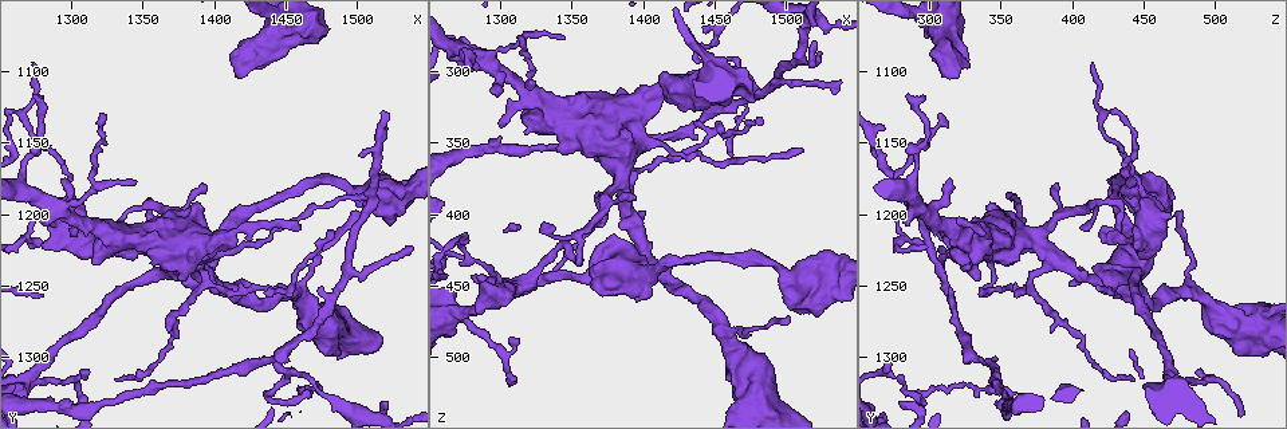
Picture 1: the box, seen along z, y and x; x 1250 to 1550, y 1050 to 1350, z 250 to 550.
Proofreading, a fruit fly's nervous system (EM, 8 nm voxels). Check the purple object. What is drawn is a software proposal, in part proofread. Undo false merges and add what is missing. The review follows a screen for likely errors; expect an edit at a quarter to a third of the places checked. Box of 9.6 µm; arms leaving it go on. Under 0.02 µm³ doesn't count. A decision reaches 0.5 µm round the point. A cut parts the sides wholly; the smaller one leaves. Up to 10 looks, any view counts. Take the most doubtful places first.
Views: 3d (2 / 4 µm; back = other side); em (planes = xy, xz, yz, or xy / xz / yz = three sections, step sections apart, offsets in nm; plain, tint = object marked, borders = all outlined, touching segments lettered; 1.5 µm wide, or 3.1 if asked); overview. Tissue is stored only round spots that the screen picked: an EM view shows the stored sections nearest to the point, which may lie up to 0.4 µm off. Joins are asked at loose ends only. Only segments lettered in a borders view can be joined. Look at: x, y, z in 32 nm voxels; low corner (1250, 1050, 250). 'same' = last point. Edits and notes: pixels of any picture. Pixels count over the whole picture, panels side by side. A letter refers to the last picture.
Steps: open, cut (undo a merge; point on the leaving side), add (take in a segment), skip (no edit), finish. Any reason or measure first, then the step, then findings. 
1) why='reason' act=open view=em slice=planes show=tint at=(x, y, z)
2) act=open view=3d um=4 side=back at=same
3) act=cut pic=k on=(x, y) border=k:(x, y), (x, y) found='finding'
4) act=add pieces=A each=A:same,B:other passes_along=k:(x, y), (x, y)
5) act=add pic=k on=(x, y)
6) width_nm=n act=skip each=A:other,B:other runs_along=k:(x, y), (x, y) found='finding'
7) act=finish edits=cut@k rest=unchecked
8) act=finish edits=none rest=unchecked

act=open view=em slice=planes show=borders at=(1272, 1312, 472)

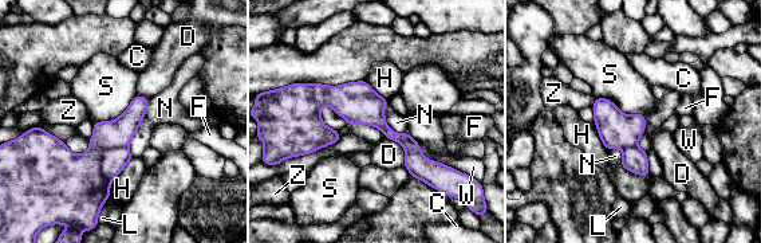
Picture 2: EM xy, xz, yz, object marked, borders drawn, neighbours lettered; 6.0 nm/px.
act=cut pic=2 on=(73, 187) each=C:other,D:other,F:other,H:other,L:other,N:other,S:other,W:other,Z:other found='a second neuron is stuck on'

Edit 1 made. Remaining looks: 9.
act=open view=overview

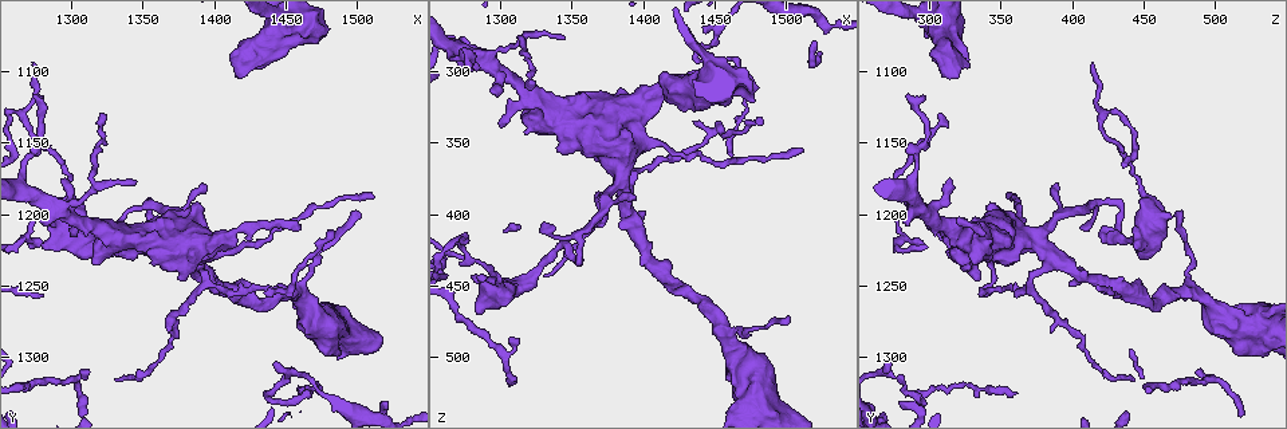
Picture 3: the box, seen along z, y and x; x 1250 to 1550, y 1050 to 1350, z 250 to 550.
why='thin end' act=open view=em slice=xz step=8 show=borders at=(1274, 1116, 284)

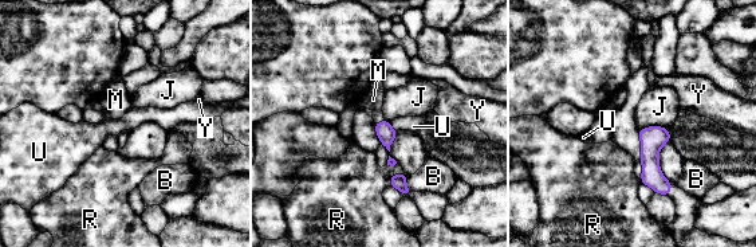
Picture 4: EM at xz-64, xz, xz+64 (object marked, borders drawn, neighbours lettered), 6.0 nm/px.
why='cut it another way' act=open view=em slice=planes show=borders at=same

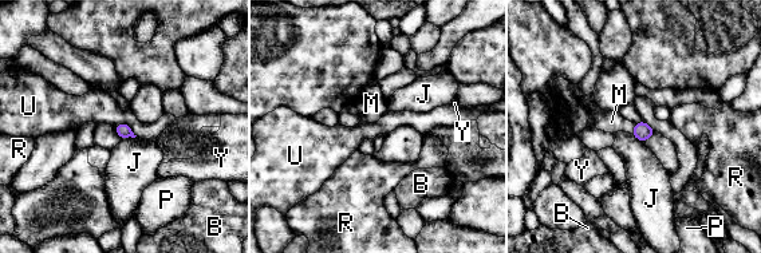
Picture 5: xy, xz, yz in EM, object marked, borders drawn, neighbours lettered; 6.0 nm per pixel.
act=add pieces=M each=B:other,J:other,M:same,P:other,R:other,U:other,Y:other passes_along=5:(642, 131), (634, 129), (611, 122) found='it goes on there'

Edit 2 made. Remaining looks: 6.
why='redraw' act=open view=overview

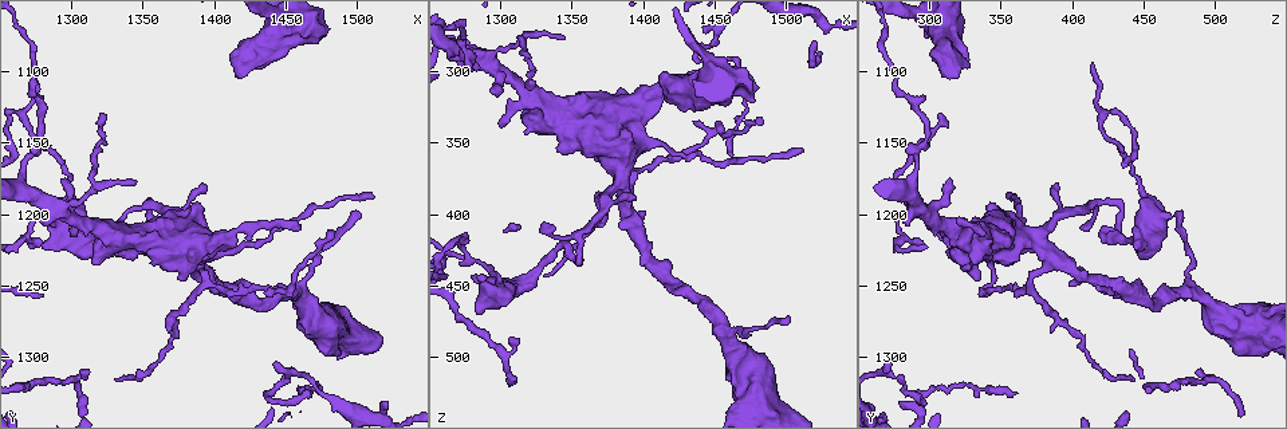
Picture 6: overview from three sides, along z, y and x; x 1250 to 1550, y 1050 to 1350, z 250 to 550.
why='branch stops here' act=open view=em um=3.1 slice=yz step=16 show=borders at=(1330, 1316, 446)

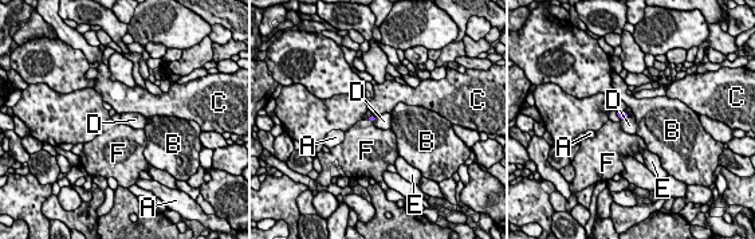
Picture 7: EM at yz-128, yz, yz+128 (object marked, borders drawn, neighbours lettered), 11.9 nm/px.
act=skip each=A:other,B:other,C:other,D:other,E:other,F:other border=7:(628, 116), (621, 120) found='no lettered segment goes on from it'

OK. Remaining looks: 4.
act=finish edits=cut@2,add@5 rest=unchecked

